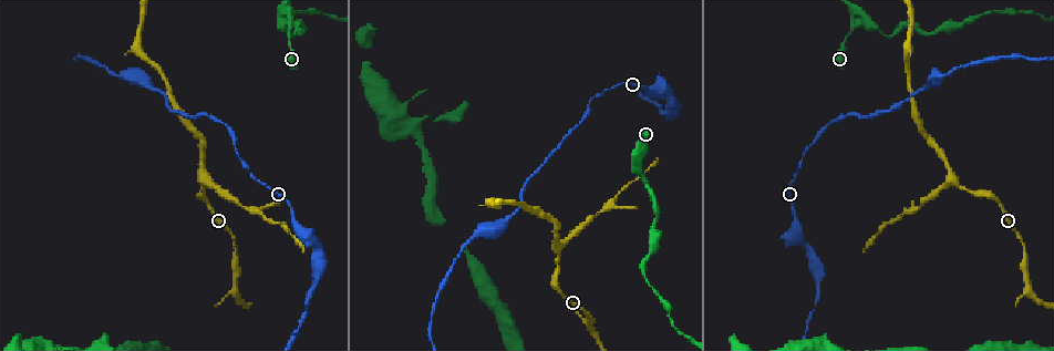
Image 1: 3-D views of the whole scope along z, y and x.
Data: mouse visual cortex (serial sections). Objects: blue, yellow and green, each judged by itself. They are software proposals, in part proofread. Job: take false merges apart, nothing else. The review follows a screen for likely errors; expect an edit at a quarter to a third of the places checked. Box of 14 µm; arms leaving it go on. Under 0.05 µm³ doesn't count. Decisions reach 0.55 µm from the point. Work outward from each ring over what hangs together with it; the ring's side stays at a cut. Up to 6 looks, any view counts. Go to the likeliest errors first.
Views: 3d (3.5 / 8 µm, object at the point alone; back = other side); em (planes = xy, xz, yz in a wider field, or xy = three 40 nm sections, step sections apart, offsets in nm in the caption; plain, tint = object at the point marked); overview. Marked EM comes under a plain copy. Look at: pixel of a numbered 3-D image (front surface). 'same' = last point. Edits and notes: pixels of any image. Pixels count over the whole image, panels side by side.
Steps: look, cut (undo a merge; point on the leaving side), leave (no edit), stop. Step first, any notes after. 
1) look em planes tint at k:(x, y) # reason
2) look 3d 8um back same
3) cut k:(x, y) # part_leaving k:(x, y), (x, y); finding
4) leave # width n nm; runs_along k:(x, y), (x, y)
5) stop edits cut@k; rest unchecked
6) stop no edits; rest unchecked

look 3d 3.5um at 1:(853, 25) # arms part here

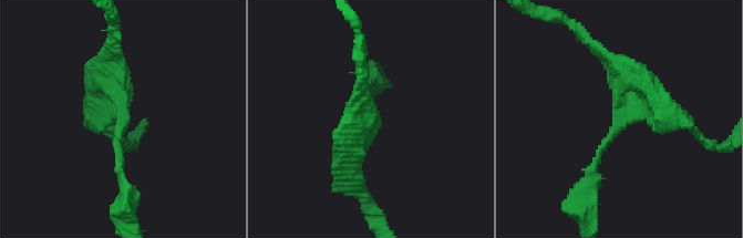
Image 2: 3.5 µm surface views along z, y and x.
look em xy step 5 tint at 2:(122, 119) # arms 3; arm_widths 100, 300, 350 nm

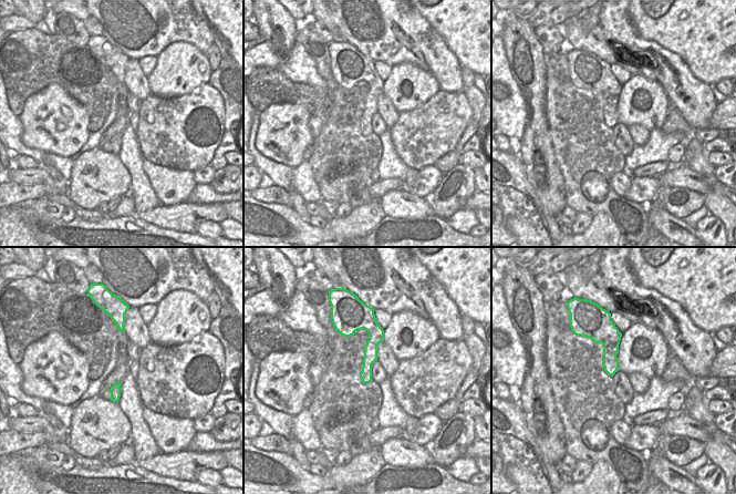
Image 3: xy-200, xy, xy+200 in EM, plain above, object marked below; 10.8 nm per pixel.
leave # runs_along 3:(361, 323), (372, 332), (366, 380); all the same cell

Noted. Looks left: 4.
look em xy step 3 tint at 1:(559, 247) # narrows sharply

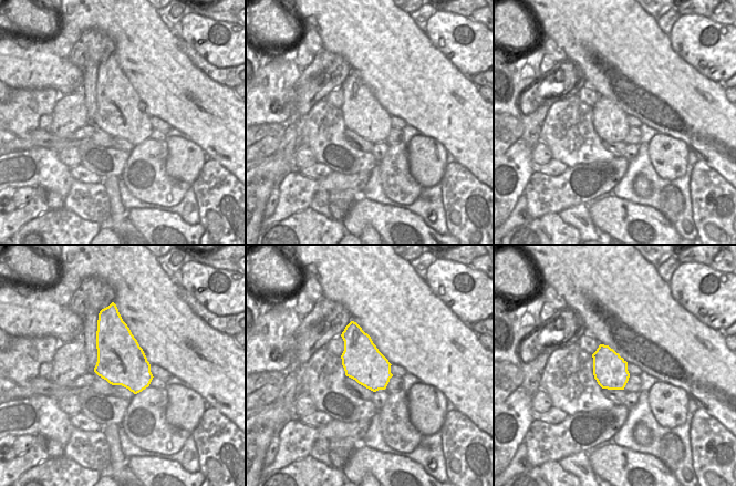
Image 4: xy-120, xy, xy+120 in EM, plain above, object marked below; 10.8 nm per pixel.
look 3d 3.5um back same

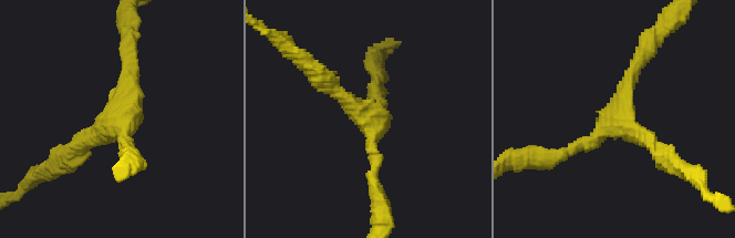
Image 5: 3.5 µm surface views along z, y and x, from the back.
leave # continuous, no second cell

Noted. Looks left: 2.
look 3d 3.5um at 1:(920, 206) # narrows sharply

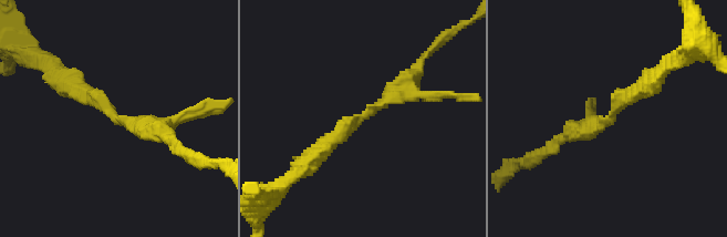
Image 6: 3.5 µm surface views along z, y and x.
look em xy step 2 tint at 6:(367, 114) # now the EM

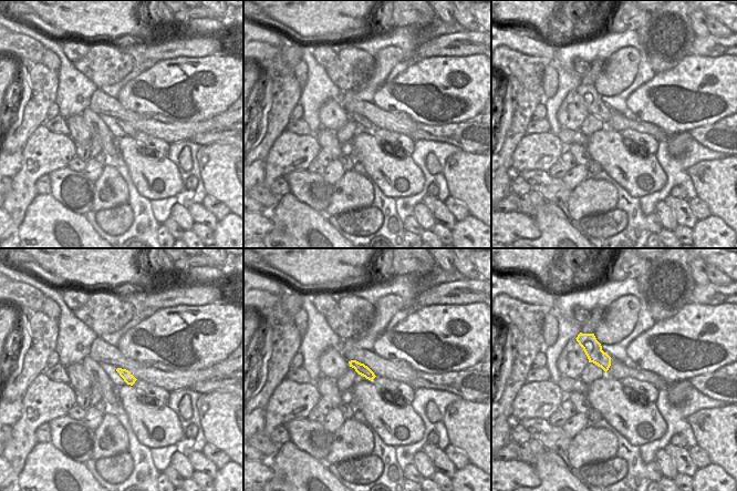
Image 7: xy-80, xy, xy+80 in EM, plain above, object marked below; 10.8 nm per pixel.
leave # width 120 nm; runs_along 6:(314, 154), (393, 95), (416, 67); one cell here

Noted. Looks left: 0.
stop no edits; rest unchecked

